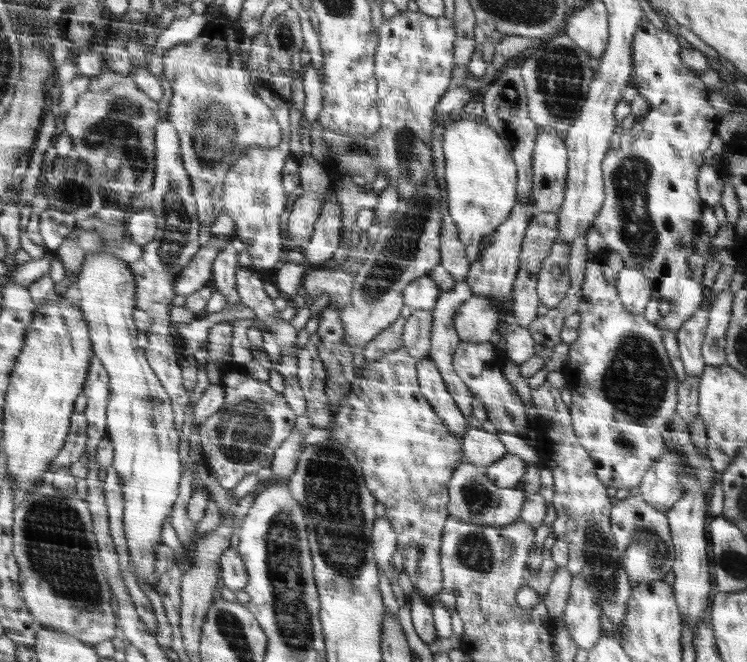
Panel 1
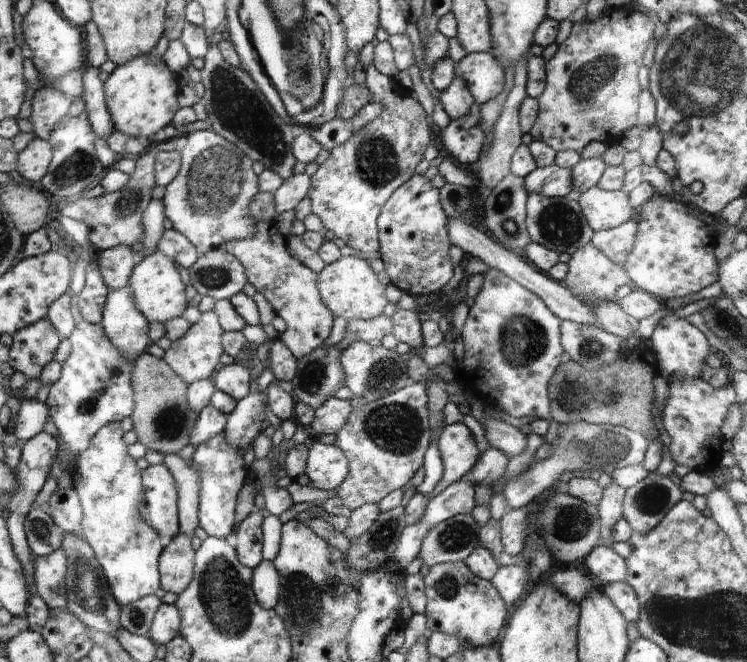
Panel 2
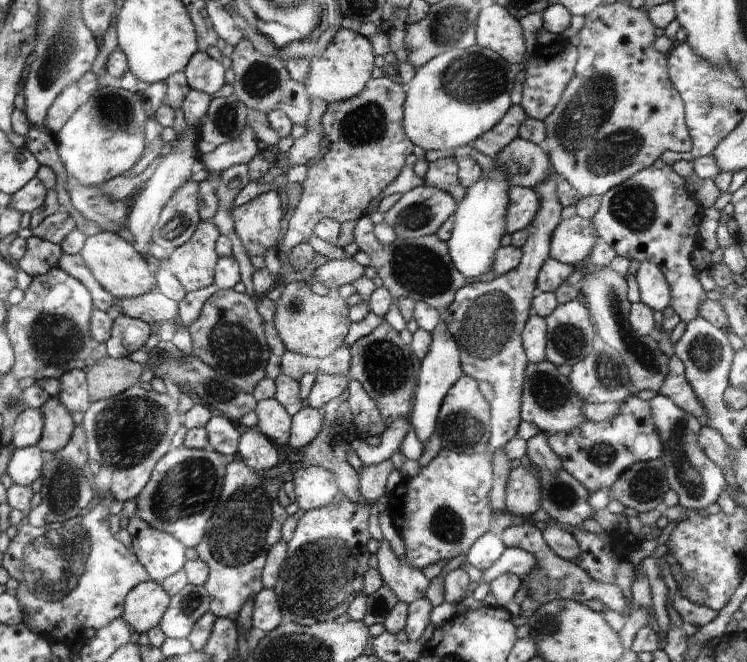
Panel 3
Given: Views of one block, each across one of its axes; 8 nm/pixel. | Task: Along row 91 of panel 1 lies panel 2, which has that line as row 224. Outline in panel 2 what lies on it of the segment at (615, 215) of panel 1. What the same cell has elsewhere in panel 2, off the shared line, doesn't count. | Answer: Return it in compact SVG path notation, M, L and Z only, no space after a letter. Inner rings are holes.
M656 194L639 209L636 240L624 262L626 274L633 287L661 302L694 294L720 278L714 258L714 236L708 236L704 222L690 211L684 202Z

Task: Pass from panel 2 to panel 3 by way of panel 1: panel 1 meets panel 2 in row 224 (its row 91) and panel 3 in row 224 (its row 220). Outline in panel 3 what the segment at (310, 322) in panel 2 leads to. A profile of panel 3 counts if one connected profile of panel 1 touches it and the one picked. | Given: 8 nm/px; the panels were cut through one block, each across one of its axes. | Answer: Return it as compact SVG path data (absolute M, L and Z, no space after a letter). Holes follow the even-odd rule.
M273 188L247 204L232 208L232 226L248 257L262 257L280 240L282 204Z

